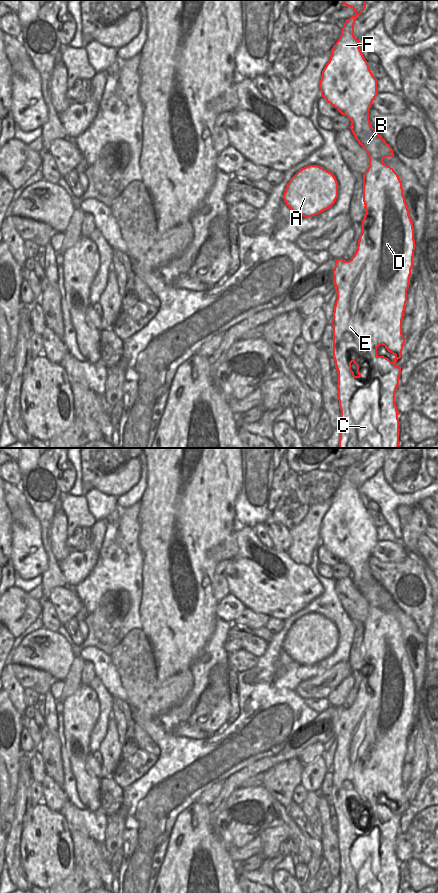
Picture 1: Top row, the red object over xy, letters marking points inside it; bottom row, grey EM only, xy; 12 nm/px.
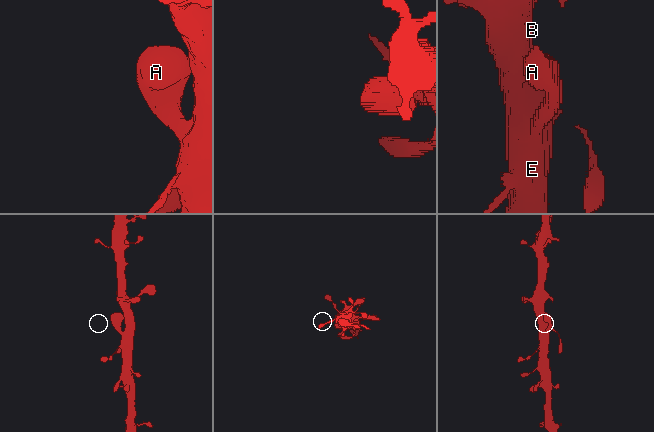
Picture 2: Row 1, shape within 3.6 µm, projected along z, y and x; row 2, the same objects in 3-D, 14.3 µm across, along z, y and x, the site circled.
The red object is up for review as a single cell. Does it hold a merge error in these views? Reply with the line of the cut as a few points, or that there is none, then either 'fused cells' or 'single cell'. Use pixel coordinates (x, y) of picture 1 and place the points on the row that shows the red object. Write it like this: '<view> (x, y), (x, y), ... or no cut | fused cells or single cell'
no cut | single cell

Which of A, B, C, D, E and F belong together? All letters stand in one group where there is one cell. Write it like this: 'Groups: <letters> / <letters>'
Groups: A B C D E F.

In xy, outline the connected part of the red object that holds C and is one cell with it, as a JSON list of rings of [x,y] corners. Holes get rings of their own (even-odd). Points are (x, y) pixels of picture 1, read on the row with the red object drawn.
[[[344,0],[342,5],[353,8],[355,15],[347,19],[342,27],[341,35],[331,50],[330,60],[322,71],[319,88],[321,96],[350,119],[350,129],[354,137],[369,156],[369,167],[363,174],[363,202],[366,214],[362,220],[362,233],[357,250],[349,261],[335,259],[333,270],[337,300],[330,324],[333,326],[333,358],[338,371],[336,386],[341,410],[339,448],[398,448],[400,413],[395,404],[395,392],[399,385],[401,367],[395,363],[402,357],[405,343],[402,320],[405,316],[407,290],[416,246],[414,228],[403,195],[402,182],[394,169],[383,163],[385,157],[394,157],[393,150],[375,131],[369,120],[369,110],[378,94],[377,79],[359,48],[359,40],[354,36],[355,21],[365,10],[366,3],[365,0]],[[380,345],[395,356],[392,362],[384,356],[377,355]]]

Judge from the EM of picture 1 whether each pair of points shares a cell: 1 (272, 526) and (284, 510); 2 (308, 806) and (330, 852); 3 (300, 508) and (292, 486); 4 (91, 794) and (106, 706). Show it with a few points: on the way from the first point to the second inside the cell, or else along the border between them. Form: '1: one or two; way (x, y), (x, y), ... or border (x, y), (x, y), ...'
1: two; border (271, 515), (288, 530)
2: two; border (320, 795), (317, 807)
3: one; way (295, 503), (293, 501), (293, 491)
4: two; border (96, 722), (90, 734), (89, 751)

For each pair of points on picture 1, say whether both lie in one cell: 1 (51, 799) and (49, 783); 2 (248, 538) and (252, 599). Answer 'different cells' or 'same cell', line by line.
1: same cell
2: same cell

